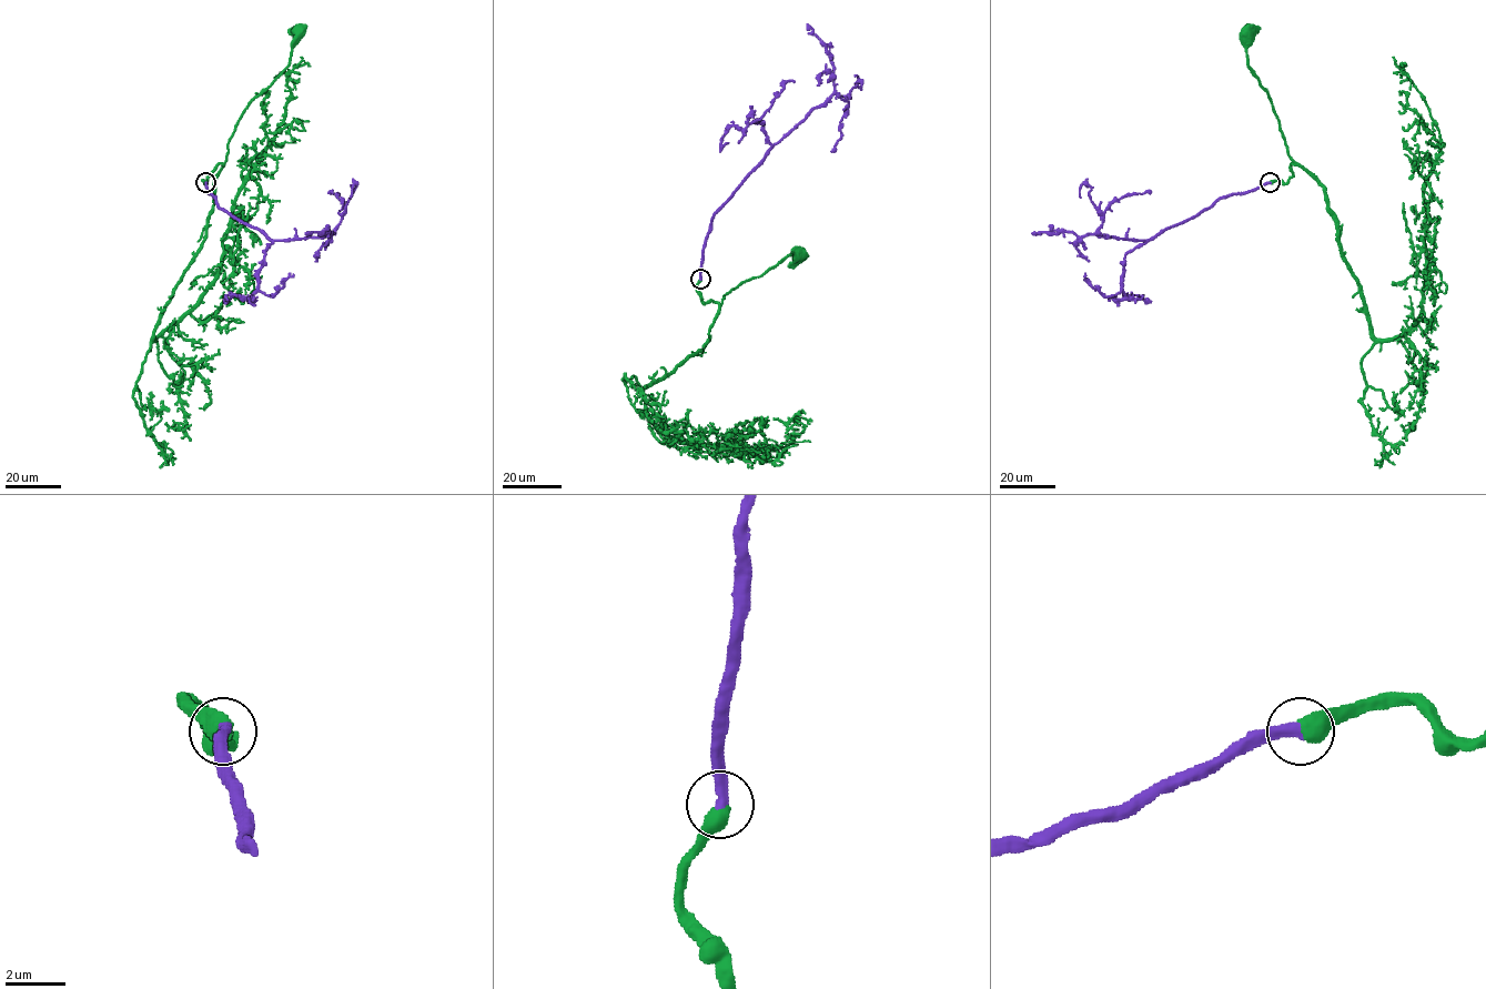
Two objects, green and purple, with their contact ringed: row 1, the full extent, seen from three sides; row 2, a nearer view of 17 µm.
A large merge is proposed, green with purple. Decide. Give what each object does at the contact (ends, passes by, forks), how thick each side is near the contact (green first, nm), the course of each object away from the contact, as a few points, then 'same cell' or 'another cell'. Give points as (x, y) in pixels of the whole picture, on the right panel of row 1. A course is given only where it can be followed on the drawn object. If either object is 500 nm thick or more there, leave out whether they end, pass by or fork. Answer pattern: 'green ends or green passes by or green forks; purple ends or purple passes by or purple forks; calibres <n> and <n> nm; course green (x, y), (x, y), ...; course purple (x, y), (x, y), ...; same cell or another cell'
calibres 650 and 400 nm; course green (1270, 182), (1286, 183), (1295, 162), (1266, 91), (1247, 63), (1246, 31); course purple (1270, 182), (1219, 199), (1192, 219), (1150, 239), (1115, 239), (1097, 233), (1104, 212), (1115, 200), (1151, 192); same cell

